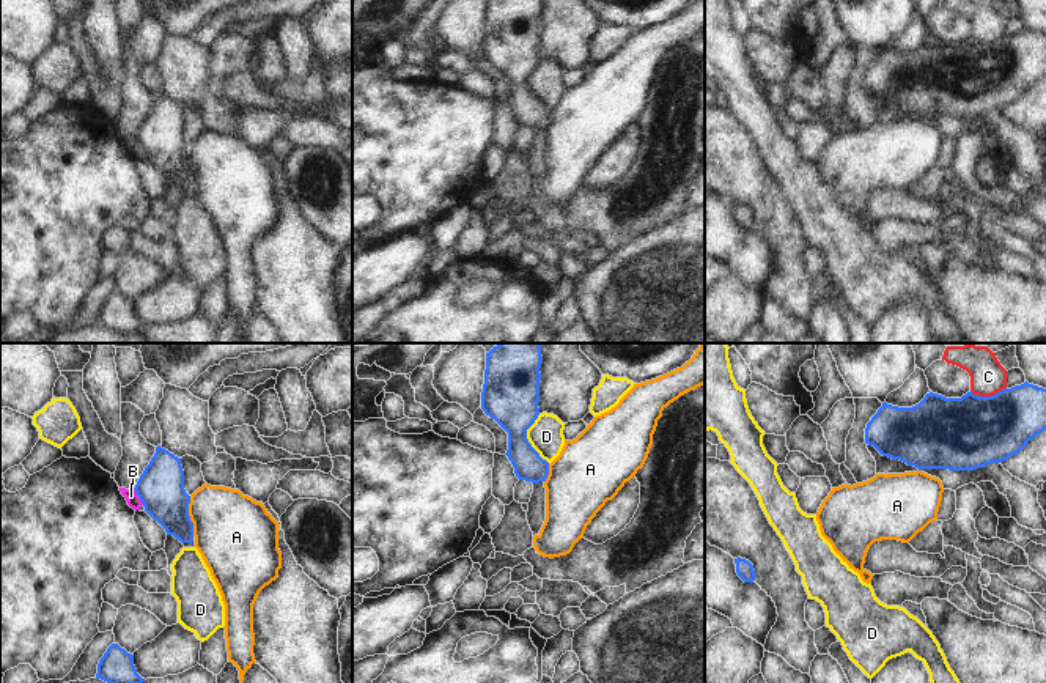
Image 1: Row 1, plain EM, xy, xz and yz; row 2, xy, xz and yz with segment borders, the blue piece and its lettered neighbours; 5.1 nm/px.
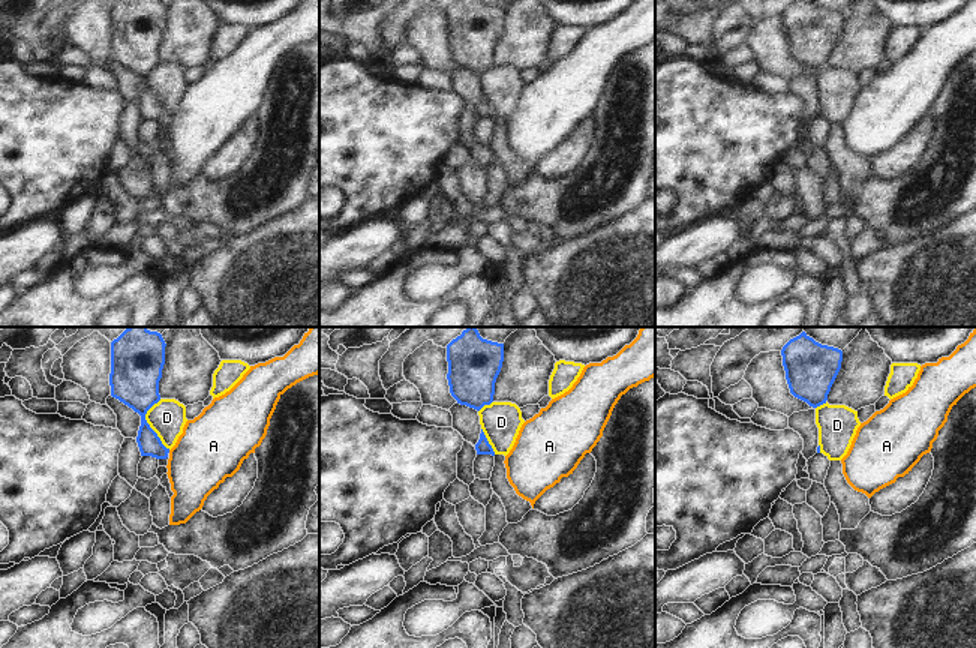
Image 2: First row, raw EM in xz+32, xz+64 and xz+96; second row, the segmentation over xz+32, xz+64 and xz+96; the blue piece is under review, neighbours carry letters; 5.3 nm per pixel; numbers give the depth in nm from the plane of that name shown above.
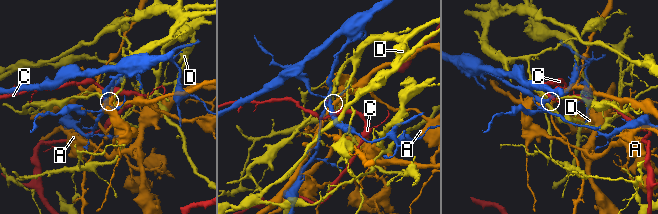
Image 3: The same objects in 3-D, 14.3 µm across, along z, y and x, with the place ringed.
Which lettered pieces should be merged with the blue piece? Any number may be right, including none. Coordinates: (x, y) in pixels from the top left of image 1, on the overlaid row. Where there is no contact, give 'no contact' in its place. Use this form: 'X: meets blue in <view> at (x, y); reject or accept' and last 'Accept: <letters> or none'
A: meets blue in xy at (189, 516); reject
B: meets blue in xy at (137, 494); reject
C: meets blue in yz at (988, 397); reject
D: meets blue in xz at (527, 439); reject
Accept: none

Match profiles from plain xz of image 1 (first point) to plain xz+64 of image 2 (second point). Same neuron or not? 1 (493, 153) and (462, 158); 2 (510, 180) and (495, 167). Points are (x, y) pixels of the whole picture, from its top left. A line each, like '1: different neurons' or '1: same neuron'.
1: same neuron
2: different neurons

